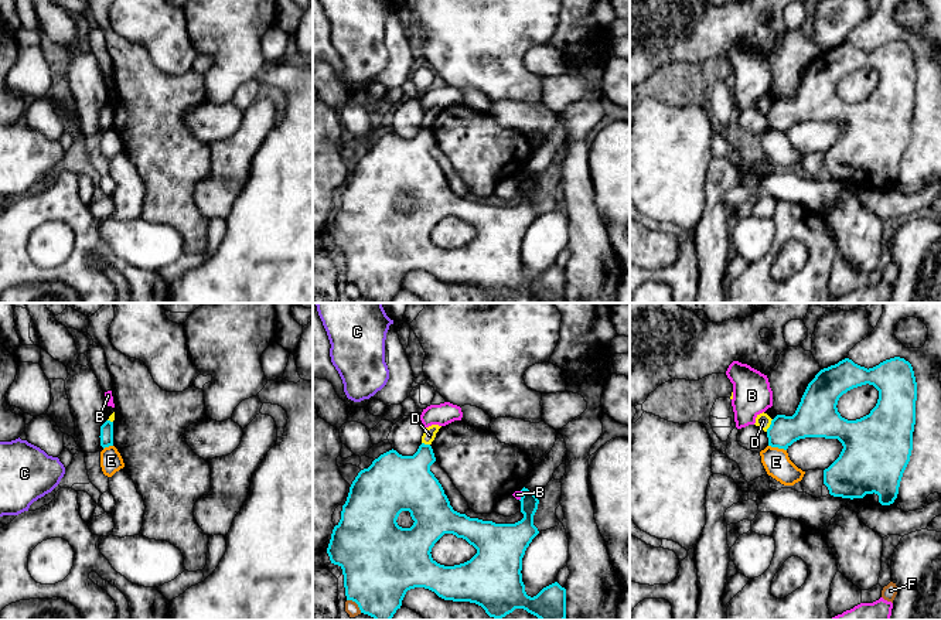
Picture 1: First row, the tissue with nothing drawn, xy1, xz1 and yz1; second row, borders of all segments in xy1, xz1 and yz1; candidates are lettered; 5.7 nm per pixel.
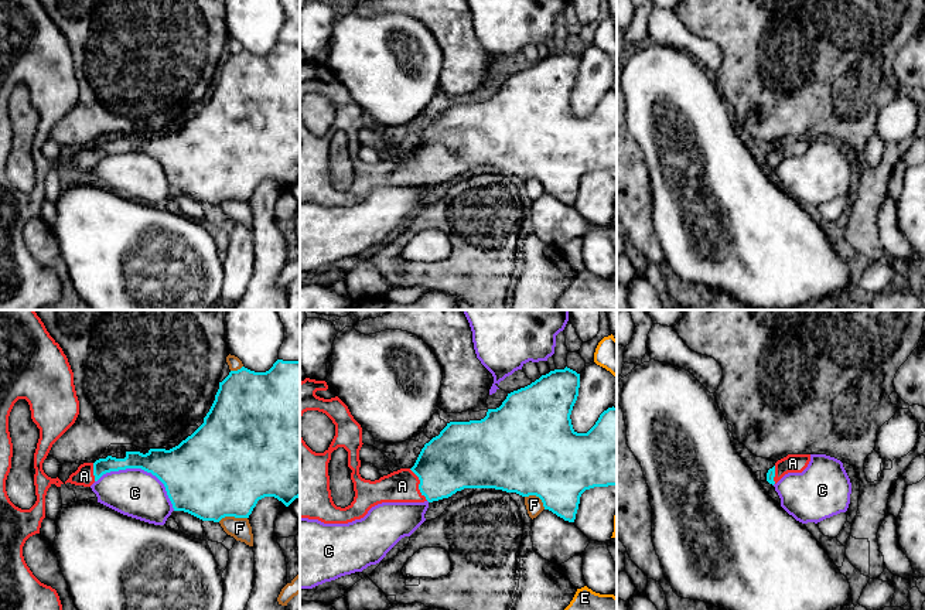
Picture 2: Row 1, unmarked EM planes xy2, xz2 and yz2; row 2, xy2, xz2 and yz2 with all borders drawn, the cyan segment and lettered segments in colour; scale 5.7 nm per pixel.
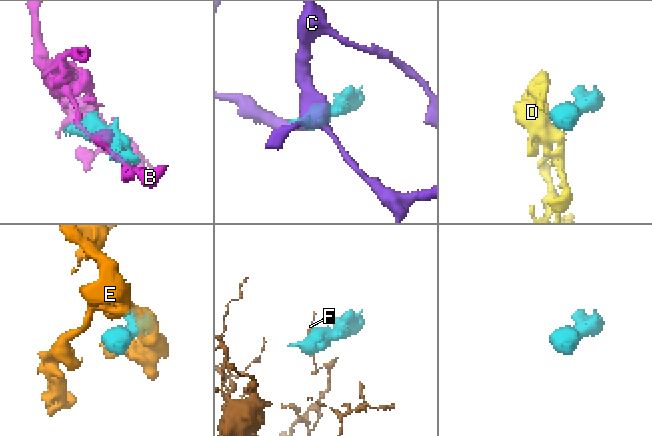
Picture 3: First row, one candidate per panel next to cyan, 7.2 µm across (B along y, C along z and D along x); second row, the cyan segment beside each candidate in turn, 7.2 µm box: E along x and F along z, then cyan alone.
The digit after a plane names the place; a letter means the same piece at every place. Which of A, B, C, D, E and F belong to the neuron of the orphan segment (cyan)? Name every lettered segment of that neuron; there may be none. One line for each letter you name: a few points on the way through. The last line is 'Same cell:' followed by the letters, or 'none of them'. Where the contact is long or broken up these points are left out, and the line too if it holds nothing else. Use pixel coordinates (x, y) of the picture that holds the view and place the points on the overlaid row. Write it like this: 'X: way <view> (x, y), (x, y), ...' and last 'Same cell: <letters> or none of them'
A: way xz2 (454, 460), (432, 479), (419, 484), (402, 486)
Same cell: A

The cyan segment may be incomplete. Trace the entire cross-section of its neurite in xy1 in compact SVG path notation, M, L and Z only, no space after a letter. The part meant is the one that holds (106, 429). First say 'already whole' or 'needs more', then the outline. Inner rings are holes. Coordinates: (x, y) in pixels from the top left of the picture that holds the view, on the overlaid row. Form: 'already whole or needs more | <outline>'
already whole | M106 420L102 426L100 426L100 446L109 447L113 446L113 422Z

